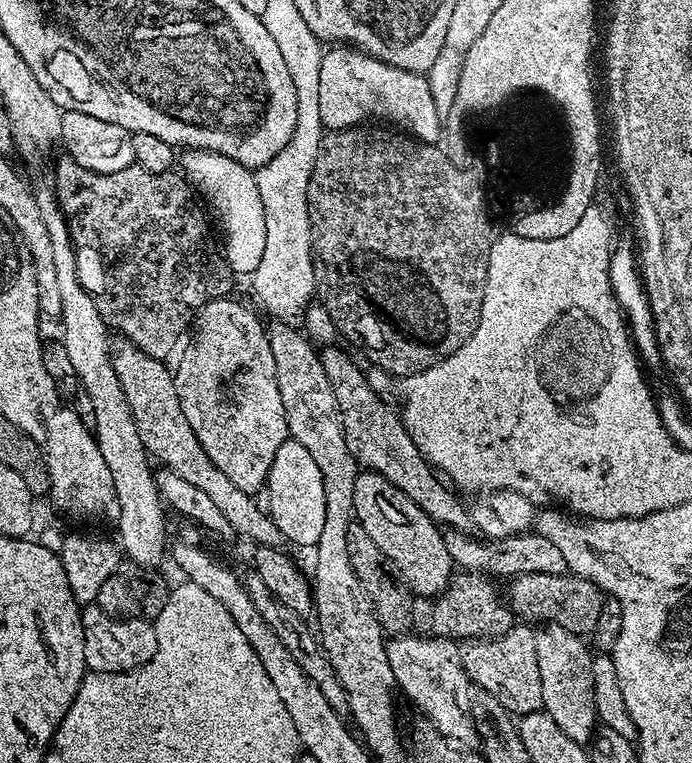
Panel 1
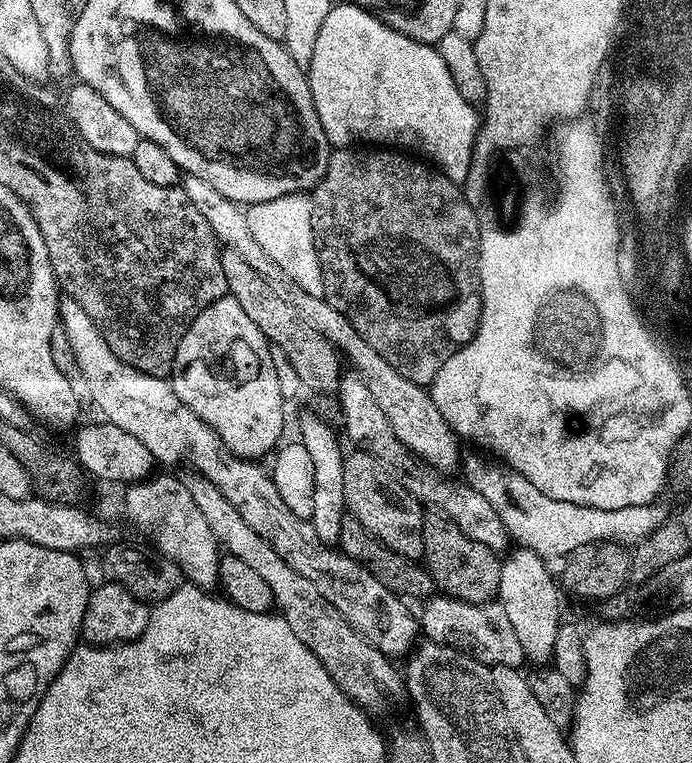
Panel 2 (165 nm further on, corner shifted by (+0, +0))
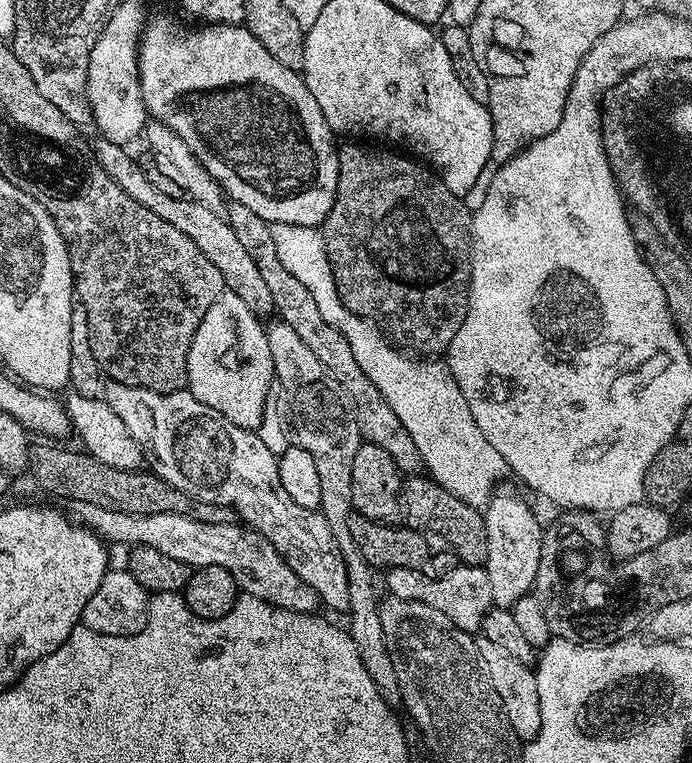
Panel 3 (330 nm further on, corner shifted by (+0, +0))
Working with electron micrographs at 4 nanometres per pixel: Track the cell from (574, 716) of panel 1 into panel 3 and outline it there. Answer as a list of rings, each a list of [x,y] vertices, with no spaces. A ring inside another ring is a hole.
[[[497,491],[489,500],[486,511],[483,513],[486,526],[486,538],[488,539],[487,570],[490,578],[490,590],[492,591],[493,605],[511,609],[512,604],[519,596],[527,596],[536,587],[536,575],[538,574],[538,558],[540,557],[540,538],[542,524],[536,521],[536,516],[524,500],[519,500],[512,492]]]

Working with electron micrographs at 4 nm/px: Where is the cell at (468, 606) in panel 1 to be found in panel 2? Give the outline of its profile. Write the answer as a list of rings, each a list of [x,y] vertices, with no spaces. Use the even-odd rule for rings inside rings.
[[[428,514],[422,526],[424,539],[423,559],[430,569],[437,589],[445,596],[457,596],[459,600],[473,602],[492,598],[499,590],[501,557],[490,546],[482,546],[474,538],[468,538],[448,516]]]

